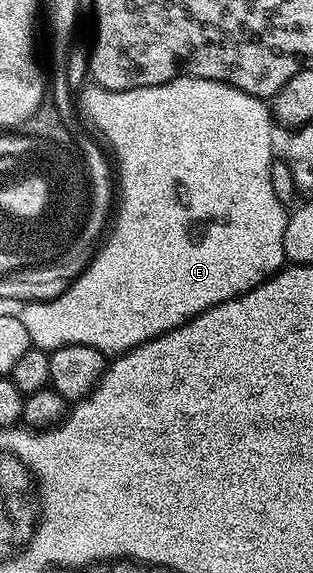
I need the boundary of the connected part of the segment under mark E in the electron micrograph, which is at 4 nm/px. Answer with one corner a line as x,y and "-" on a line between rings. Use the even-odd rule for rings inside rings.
176,77
165,85
126,91
110,91
92,83
79,94
78,101
79,104
80,101
84,104
85,115
100,128
101,135
112,144
112,149
116,152
116,161
120,164
120,183
118,179
120,214
116,217
116,226
113,227
112,234
107,234
91,264
69,284
65,293
58,295
58,299
53,301
34,301
25,304
21,308
24,310
19,310
18,316
22,327
26,327
29,342
35,348
51,351
67,345
85,345
94,347
105,355
129,353
142,343
174,331
179,325
185,325
191,317
197,317
202,311
250,292
285,268
284,236
289,214
285,205
278,199
278,195
274,195
274,187
270,184
270,167
274,160
272,154
274,118
269,106
261,98
252,97
249,93
243,93
241,89
221,81
211,81
201,77

